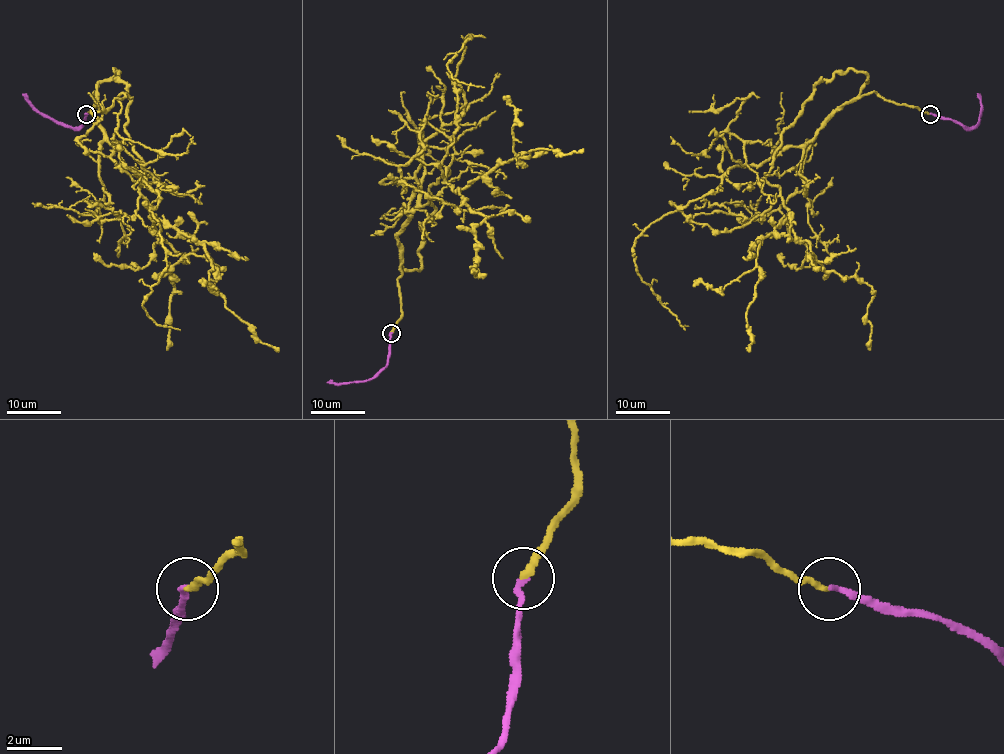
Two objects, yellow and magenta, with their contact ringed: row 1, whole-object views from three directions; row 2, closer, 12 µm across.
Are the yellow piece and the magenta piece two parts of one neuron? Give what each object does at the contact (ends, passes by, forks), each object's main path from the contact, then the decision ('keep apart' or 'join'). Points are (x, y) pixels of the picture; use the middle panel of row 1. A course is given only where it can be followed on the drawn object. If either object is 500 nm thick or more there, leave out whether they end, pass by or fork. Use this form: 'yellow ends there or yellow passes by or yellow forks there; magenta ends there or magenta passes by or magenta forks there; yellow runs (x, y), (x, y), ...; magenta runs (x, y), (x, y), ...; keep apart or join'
yellow ends there; magenta ends there; yellow runs (391, 333), (400, 265), (421, 266), (429, 188), (448, 168), (444, 182), (460, 190), (531, 150), (583, 149); magenta runs (391, 333), (388, 363), (374, 375), (365, 381), (335, 383), (331, 379); join

